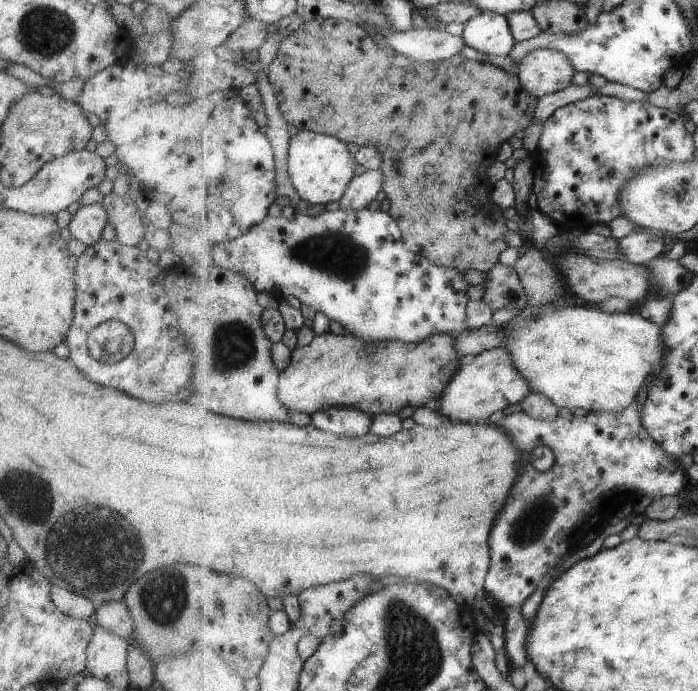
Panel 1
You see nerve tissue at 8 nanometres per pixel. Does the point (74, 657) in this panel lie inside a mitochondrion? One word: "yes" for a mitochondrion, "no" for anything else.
no

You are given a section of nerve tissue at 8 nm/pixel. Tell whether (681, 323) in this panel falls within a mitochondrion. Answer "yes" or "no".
no

